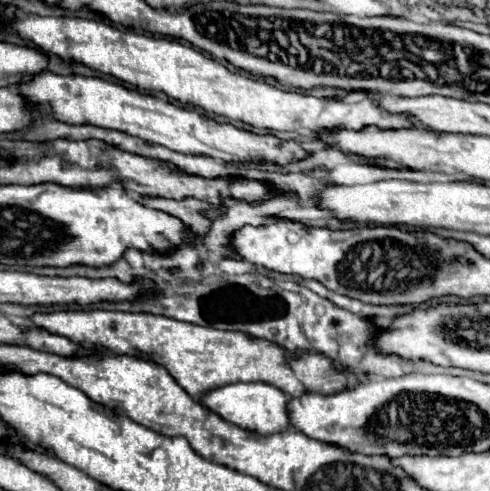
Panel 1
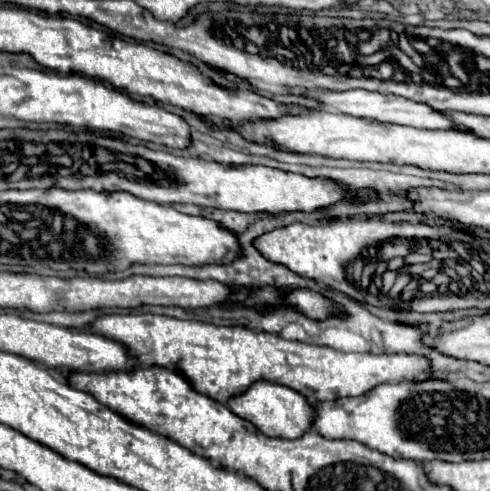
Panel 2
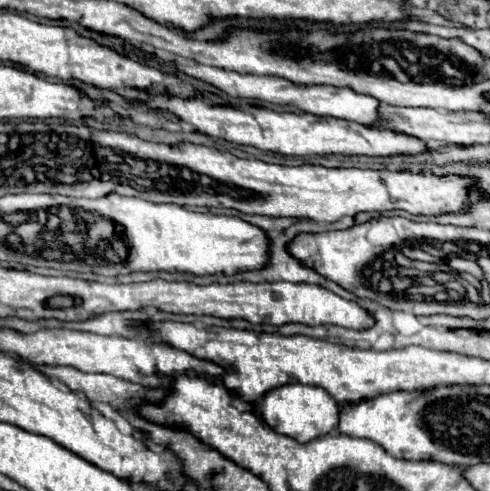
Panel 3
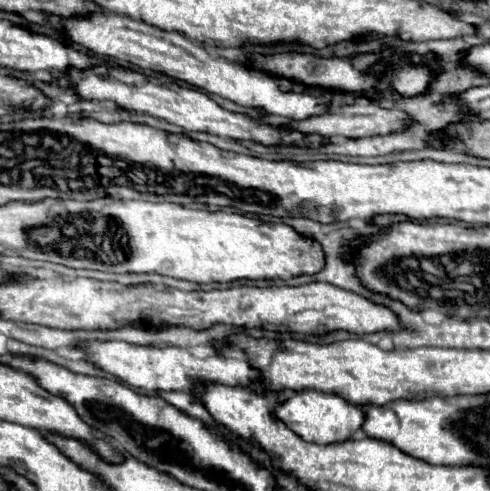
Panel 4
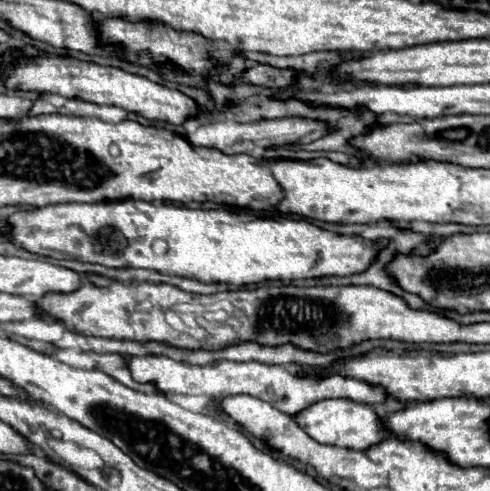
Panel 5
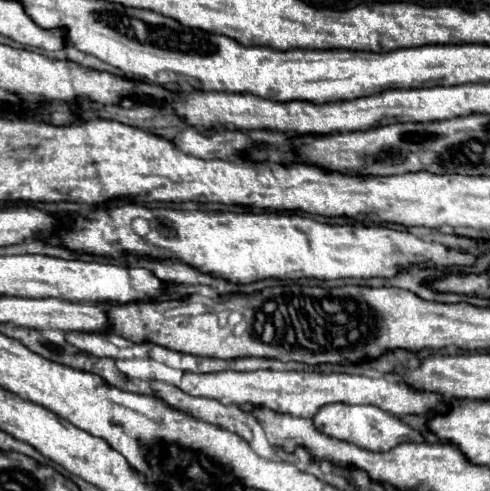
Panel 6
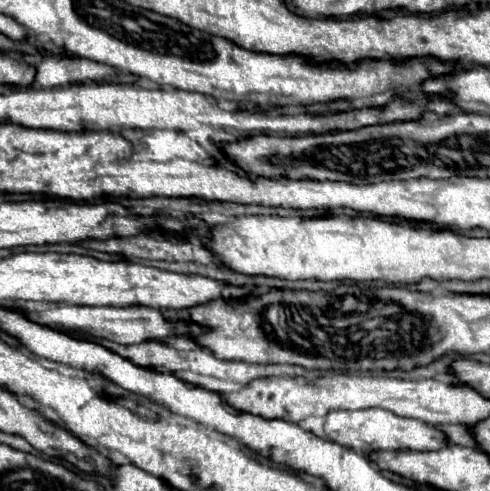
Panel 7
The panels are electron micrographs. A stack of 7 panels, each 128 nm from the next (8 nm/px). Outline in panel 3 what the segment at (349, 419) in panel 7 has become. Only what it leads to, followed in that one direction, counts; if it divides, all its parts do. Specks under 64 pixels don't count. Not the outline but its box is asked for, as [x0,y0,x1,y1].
[254,384,338,442]

